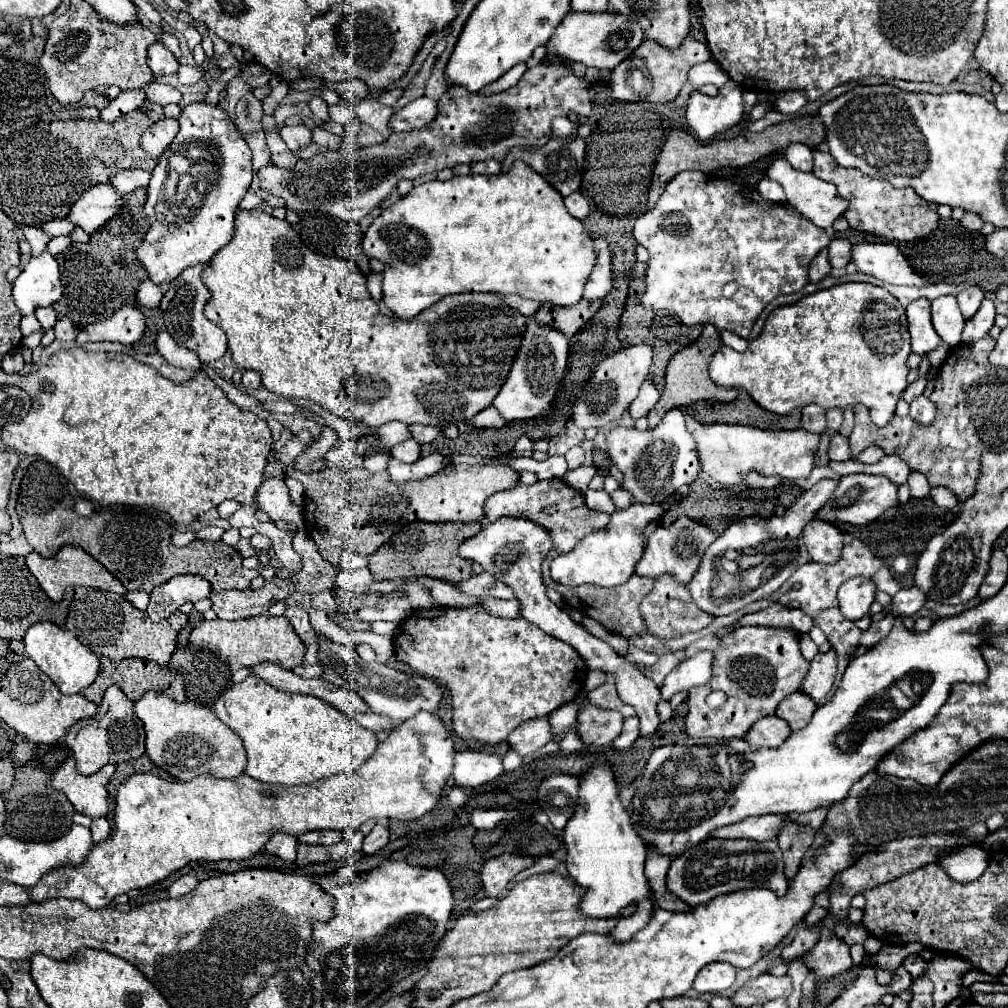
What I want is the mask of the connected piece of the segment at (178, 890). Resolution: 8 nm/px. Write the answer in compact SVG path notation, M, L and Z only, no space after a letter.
M181 876L179 880L175 880L169 888L169 896L171 898L181 898L181 896L187 896L195 890L195 886L199 884L199 880L195 876Z

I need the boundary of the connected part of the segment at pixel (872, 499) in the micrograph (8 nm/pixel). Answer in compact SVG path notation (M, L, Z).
M849 474L839 480L835 490L835 498L827 502L817 514L817 518L827 522L849 522L849 524L867 524L883 516L891 506L897 504L897 486L885 476L869 476L869 474Z

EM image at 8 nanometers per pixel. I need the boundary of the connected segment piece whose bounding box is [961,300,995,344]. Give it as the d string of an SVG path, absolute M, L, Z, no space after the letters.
M985 300L981 304L981 308L977 310L977 314L965 322L963 334L961 334L961 344L969 344L969 342L977 342L979 338L983 338L995 320L995 304L991 300Z

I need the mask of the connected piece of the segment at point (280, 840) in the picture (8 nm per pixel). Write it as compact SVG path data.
M279 832L279 834L275 834L275 836L267 842L265 852L267 852L267 854L275 854L275 856L287 860L287 862L295 862L295 858L297 858L297 844L299 844L299 842L297 842L295 836L289 836L289 834Z

